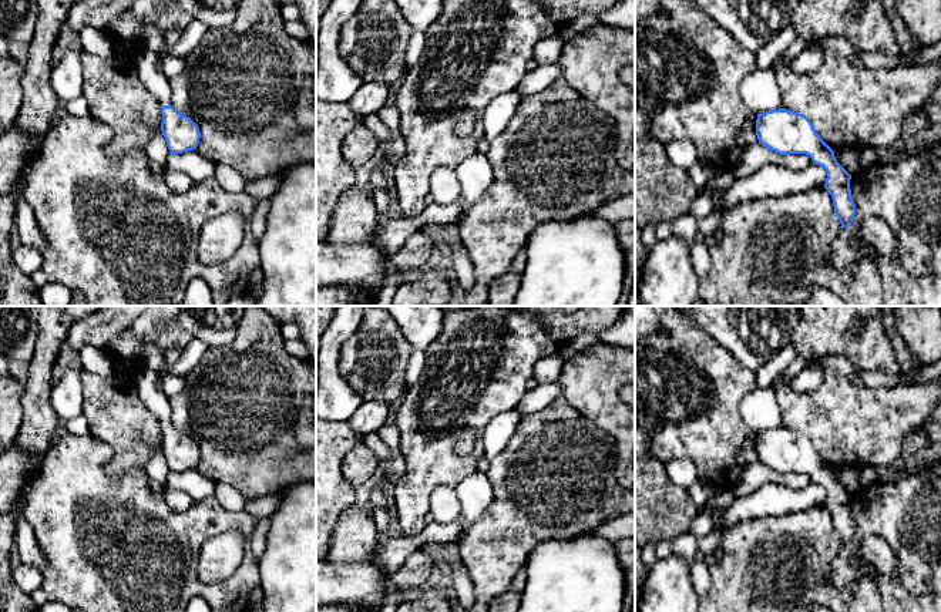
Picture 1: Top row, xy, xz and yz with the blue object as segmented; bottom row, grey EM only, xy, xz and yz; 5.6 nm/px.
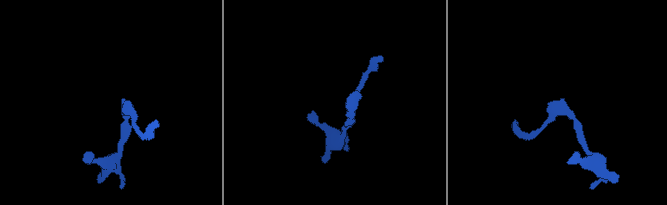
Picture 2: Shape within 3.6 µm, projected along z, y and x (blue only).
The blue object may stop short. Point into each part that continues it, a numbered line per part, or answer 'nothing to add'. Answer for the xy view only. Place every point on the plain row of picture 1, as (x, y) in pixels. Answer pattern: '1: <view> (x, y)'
1: xy (148, 384)

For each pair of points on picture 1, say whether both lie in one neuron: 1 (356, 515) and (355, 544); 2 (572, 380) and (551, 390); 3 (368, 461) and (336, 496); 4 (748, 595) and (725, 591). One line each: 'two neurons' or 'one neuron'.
1: one neuron
2: two neurons
3: two neurons
4: one neuron

